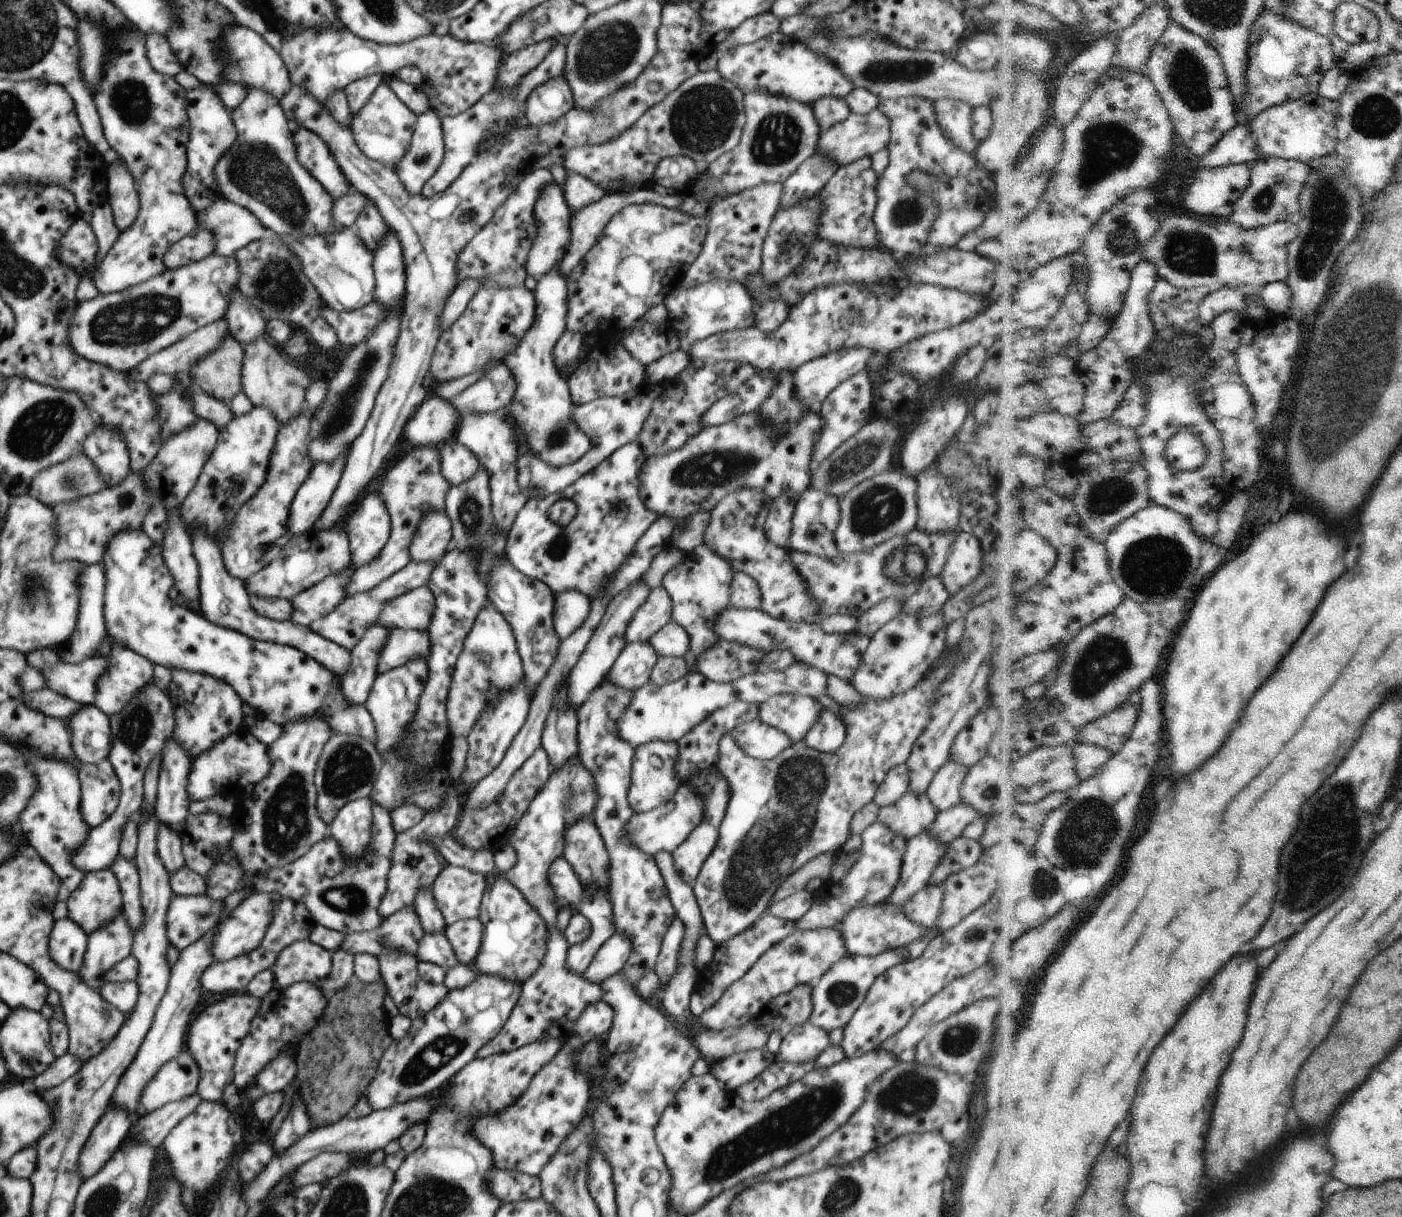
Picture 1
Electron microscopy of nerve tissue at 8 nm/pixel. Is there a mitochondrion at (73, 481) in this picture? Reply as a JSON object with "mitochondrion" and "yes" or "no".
{"mitochondrion":"yes"}

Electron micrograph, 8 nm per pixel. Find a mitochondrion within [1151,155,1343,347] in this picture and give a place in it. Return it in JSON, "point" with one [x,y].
{"point":[1186,253]}

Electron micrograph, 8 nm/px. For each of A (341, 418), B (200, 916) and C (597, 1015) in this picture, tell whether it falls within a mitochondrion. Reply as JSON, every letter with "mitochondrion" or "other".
{"A":"mitochondrion","B":"mitochondrion","C":"other"}

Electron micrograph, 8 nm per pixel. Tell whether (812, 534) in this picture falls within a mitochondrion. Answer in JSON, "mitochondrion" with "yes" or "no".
{"mitochondrion":"no"}

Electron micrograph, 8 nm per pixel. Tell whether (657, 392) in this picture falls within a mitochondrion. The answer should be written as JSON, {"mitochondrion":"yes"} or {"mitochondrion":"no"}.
{"mitochondrion":"no"}

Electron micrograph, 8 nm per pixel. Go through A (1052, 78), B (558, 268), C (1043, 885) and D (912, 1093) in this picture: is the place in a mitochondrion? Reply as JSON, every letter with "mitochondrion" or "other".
{"A":"other","B":"other","C":"mitochondrion","D":"mitochondrion"}

